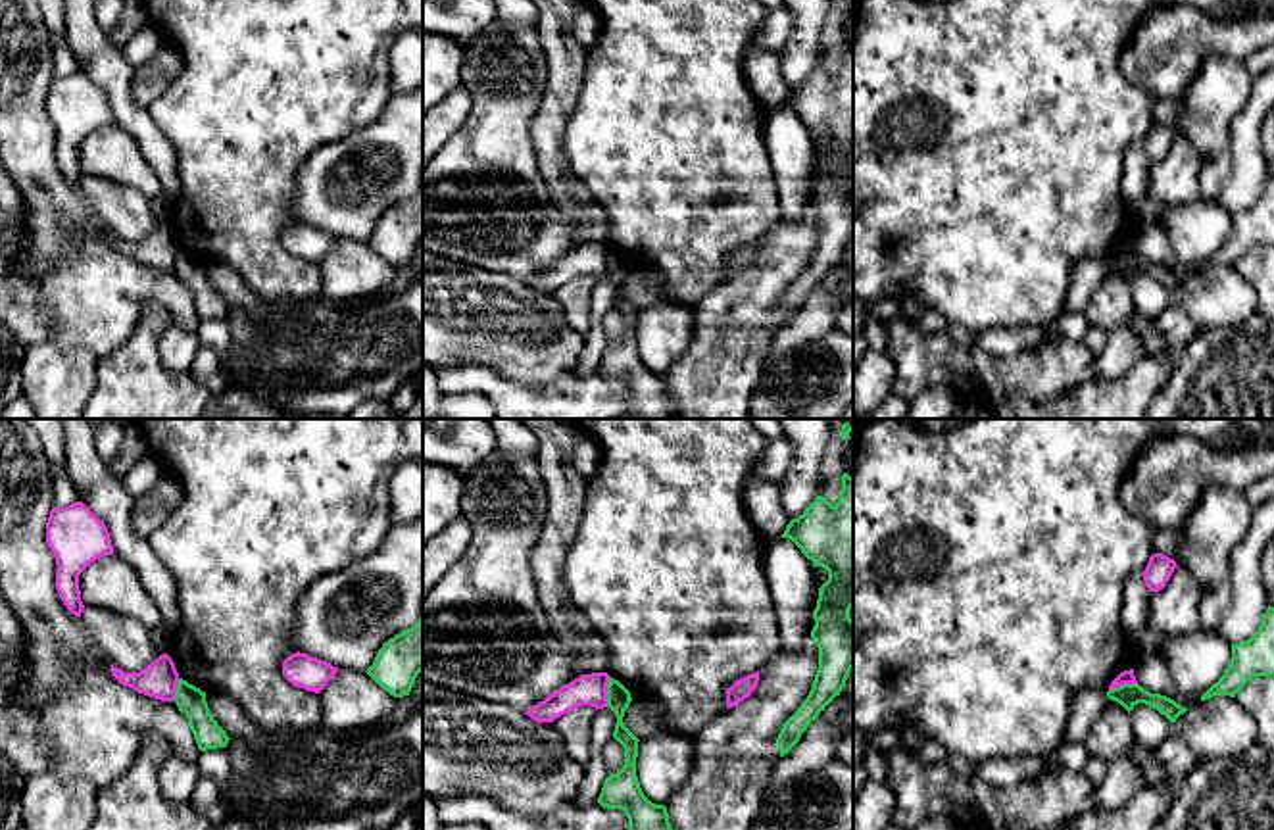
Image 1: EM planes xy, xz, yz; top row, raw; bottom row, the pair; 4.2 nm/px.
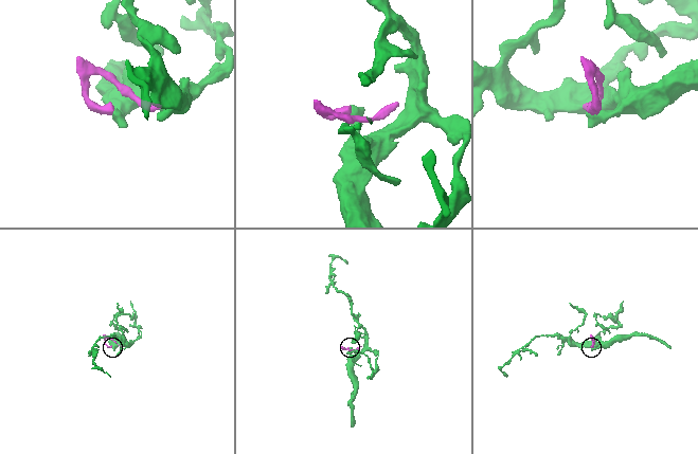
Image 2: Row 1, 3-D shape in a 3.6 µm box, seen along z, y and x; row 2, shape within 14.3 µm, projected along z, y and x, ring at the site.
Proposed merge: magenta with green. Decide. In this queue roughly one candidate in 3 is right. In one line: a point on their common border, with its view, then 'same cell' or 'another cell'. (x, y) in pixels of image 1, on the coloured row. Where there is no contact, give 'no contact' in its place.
meets magenta in xz at (606, 692); another cell

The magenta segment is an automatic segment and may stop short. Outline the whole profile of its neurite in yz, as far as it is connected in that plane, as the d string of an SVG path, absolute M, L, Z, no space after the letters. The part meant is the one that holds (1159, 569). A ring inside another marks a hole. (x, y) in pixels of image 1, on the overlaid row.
M1153 553L1149 557L1145 571L1141 573L1149 592L1163 590L1166 586L1166 582L1170 580L1176 567L1178 565L1174 559L1163 555L1163 553Z

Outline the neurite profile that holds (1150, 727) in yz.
M1145 703L1134 705L1130 719L1136 740L1153 749L1174 732L1174 722Z

